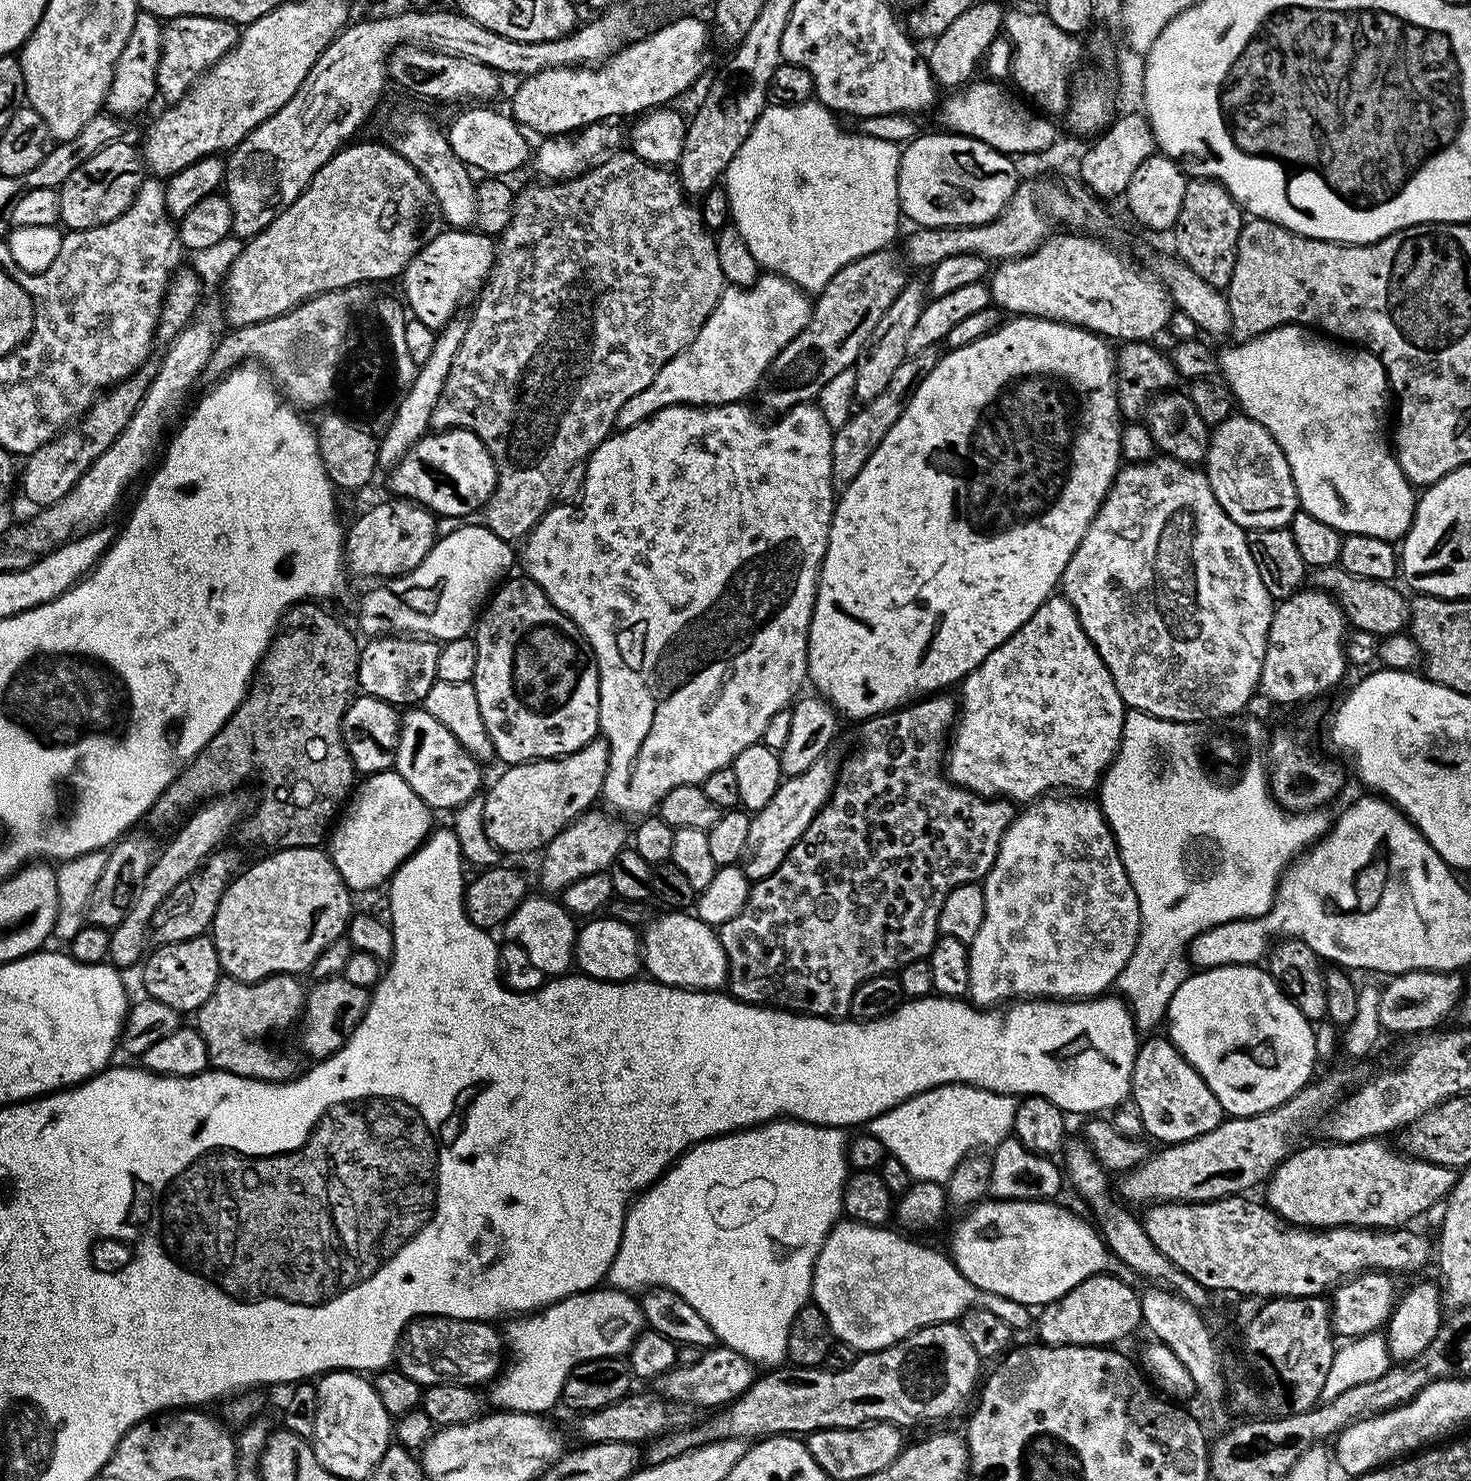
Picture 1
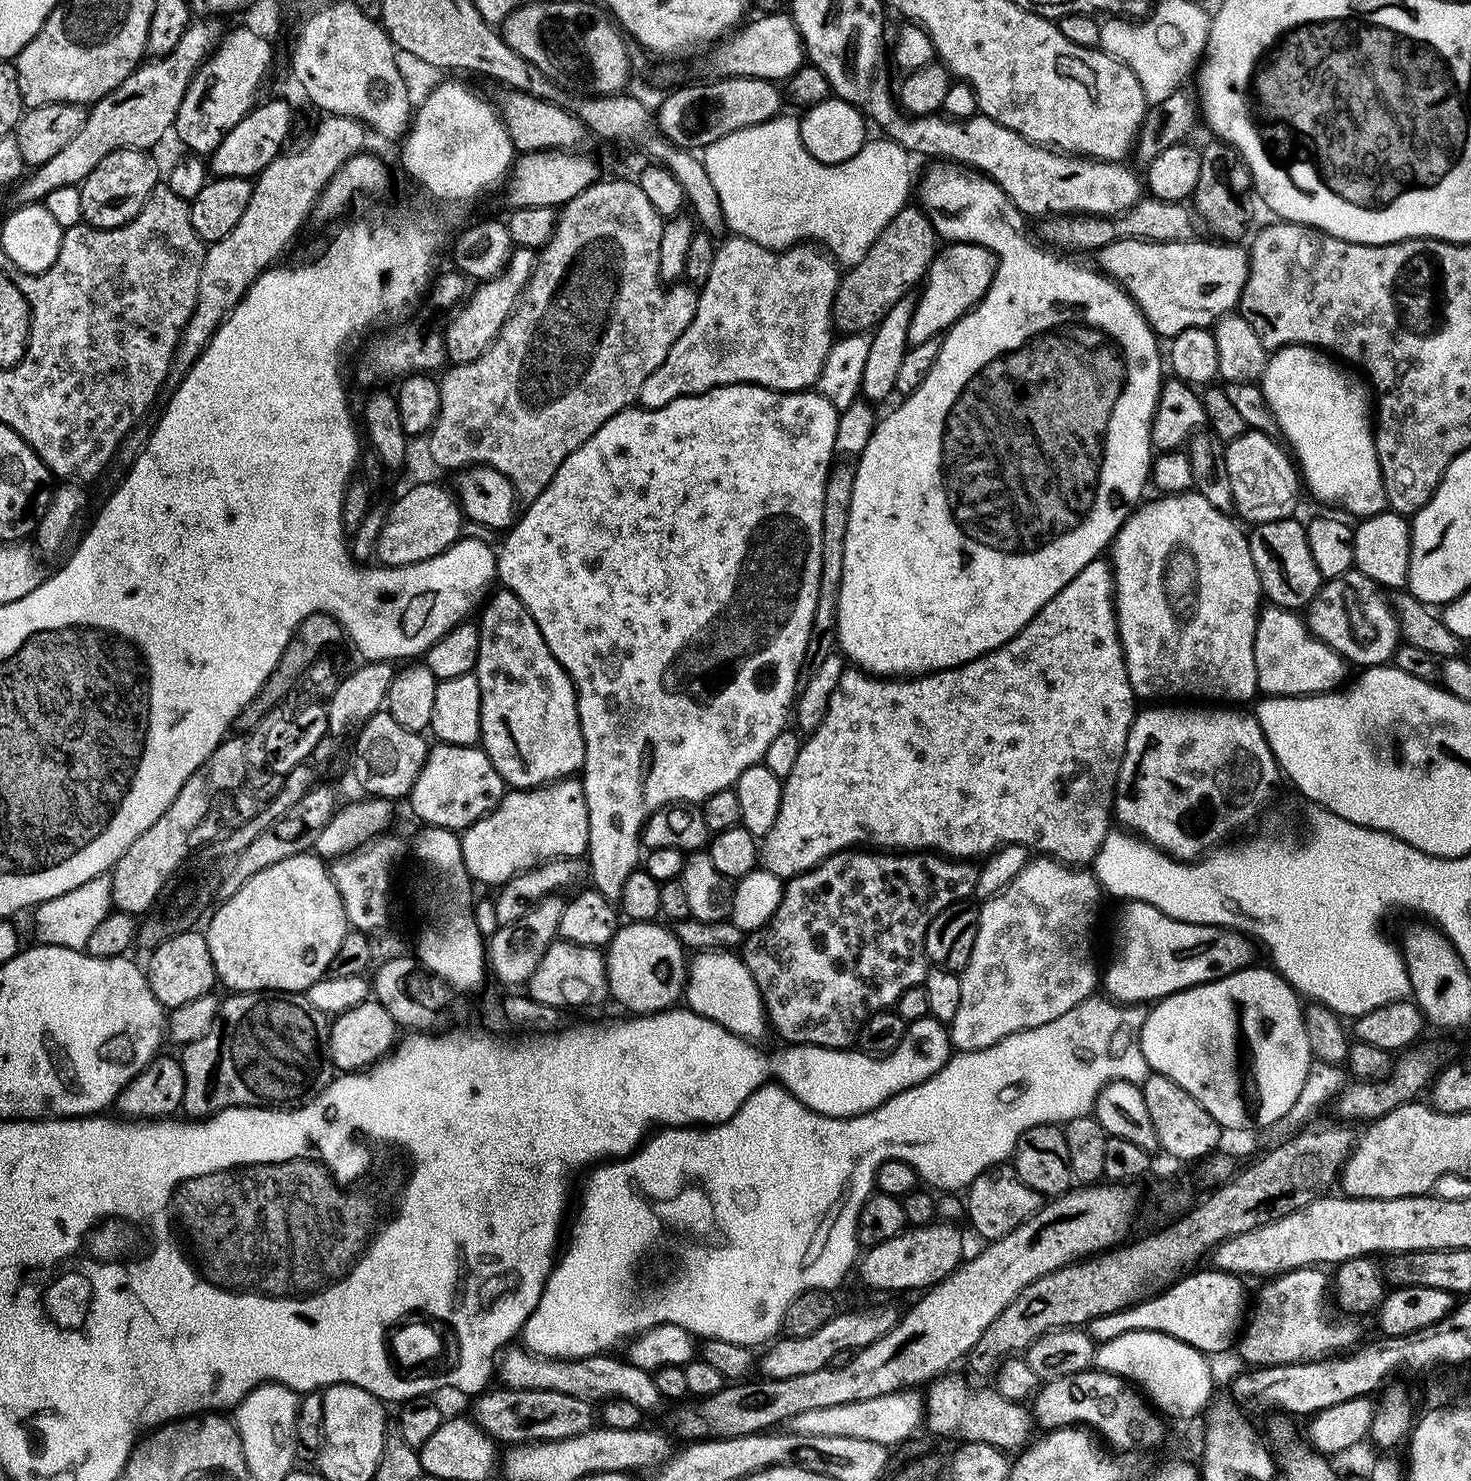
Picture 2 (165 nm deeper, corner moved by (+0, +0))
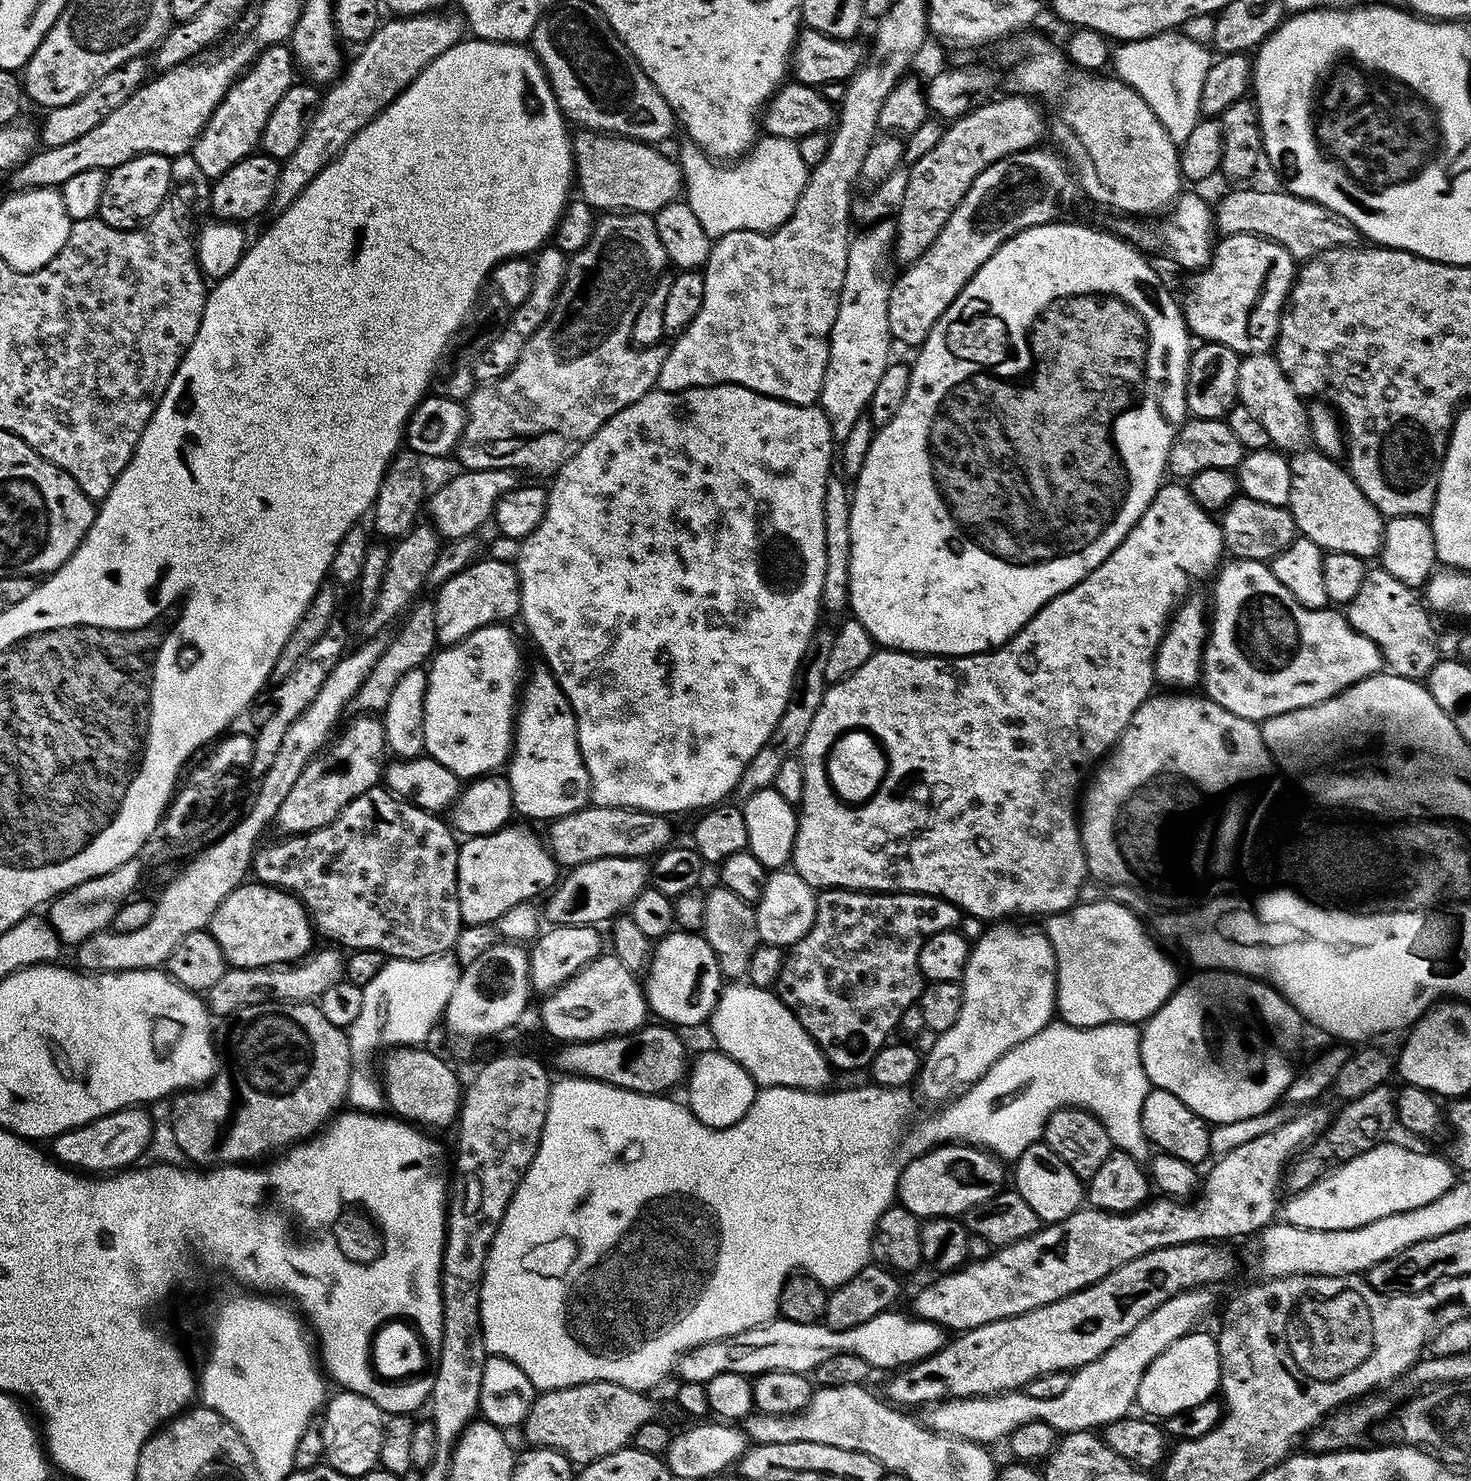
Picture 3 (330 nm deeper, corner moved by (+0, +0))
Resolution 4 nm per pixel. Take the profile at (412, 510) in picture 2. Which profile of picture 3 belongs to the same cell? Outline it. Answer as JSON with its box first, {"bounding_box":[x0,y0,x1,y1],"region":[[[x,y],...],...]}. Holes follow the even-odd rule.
{"bounding_box":[426,468,518,541],"region":[[[511,468],[474,470],[473,472],[460,470],[457,473],[453,480],[446,481],[436,493],[433,491],[426,500],[427,519],[445,541],[479,533],[479,528],[487,520],[489,523],[493,519],[498,498],[502,498],[502,494],[518,487],[517,473]]]}

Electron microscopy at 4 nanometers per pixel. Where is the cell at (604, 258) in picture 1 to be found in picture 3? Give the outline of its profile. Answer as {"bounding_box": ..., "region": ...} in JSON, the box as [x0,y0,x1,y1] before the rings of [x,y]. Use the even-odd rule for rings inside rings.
{"bounding_box":[454,212,668,474],"region":[[[609,212],[601,215],[595,221],[589,241],[580,250],[571,253],[558,298],[554,302],[546,322],[542,322],[542,326],[532,335],[530,342],[526,342],[518,362],[514,362],[512,369],[502,378],[481,383],[476,391],[468,397],[464,433],[461,435],[460,441],[457,442],[454,451],[455,458],[460,459],[459,467],[469,472],[474,470],[494,470],[495,468],[511,468],[513,470],[529,468],[532,472],[555,474],[559,472],[560,467],[566,461],[574,458],[574,454],[578,454],[578,450],[582,450],[582,446],[586,442],[590,442],[590,438],[594,438],[594,434],[598,434],[598,430],[603,424],[610,422],[610,418],[614,418],[614,414],[626,410],[626,406],[638,402],[638,398],[642,398],[646,393],[653,391],[657,387],[660,378],[665,349],[660,346],[650,348],[635,347],[632,342],[632,327],[634,326],[634,318],[640,309],[640,304],[646,295],[646,285],[649,283],[648,276],[652,276],[651,278],[659,277],[665,271],[667,264],[668,255],[666,250],[662,250],[662,242],[658,239],[655,219],[649,213]]]}

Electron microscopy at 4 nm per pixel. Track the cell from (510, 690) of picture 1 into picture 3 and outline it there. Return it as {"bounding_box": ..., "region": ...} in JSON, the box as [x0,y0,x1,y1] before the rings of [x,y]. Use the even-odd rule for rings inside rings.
{"bounding_box":[506,666,592,822],"region":[[[539,666],[532,672],[532,677],[527,677],[526,687],[522,692],[522,707],[518,712],[518,723],[514,729],[514,747],[511,757],[506,765],[506,775],[510,782],[510,794],[512,795],[512,807],[517,813],[520,812],[524,816],[529,816],[532,820],[544,820],[543,822],[551,822],[562,818],[566,814],[574,814],[579,808],[589,807],[592,799],[592,779],[586,770],[586,762],[582,758],[582,750],[578,742],[578,734],[576,733],[576,719],[574,718],[574,710],[570,706],[570,702],[566,698],[566,694],[558,686],[558,682],[552,676],[551,670],[546,666]]]}

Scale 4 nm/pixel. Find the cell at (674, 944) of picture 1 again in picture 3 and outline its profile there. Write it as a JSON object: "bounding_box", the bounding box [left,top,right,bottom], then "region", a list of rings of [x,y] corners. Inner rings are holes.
{"bounding_box":[710,982,834,1090],"region":[[[728,982],[721,987],[720,997],[710,1017],[715,1047],[725,1052],[731,1060],[737,1060],[745,1073],[757,1080],[757,1085],[769,1088],[803,1088],[824,1090],[829,1087],[828,1079],[834,1075],[824,1052],[806,1034],[802,1022],[786,1007],[775,991],[762,988],[751,982]]]}

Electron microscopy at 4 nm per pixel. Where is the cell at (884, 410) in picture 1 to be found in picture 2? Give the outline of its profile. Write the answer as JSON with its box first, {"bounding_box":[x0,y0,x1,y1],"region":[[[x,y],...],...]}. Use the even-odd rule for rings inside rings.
{"bounding_box":[800,462,856,680],"region":[[[840,462],[826,478],[824,505],[822,506],[822,574],[818,578],[818,606],[814,606],[814,622],[810,622],[810,638],[806,654],[802,654],[800,680],[814,678],[814,670],[837,651],[836,627],[838,596],[842,590],[842,558],[846,558],[846,526],[850,522],[850,498],[854,494],[856,469],[851,463]]]}

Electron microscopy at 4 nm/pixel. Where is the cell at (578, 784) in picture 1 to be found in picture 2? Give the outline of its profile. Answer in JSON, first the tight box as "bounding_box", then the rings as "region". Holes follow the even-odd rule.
{"bounding_box":[459,779,588,886],"region":[[[579,779],[558,780],[555,784],[546,784],[543,788],[517,788],[505,791],[498,806],[488,815],[478,818],[470,827],[459,833],[460,849],[464,859],[464,868],[469,877],[480,884],[499,886],[514,878],[518,873],[537,868],[550,860],[561,858],[580,858],[588,850],[588,807],[584,785]]]}

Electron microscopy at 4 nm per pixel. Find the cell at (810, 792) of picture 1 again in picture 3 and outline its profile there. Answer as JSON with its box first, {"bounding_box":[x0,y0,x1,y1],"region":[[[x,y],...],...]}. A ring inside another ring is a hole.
{"bounding_box":[790,482,1225,922],"region":[[[1168,482],[1157,490],[1156,497],[1152,499],[1150,506],[1142,514],[1142,518],[1138,518],[1138,522],[1128,531],[1124,541],[1097,568],[1086,578],[1079,580],[1070,590],[1066,590],[1062,594],[1058,594],[1050,602],[1046,602],[1042,606],[1042,610],[1038,610],[1038,614],[1034,614],[1034,618],[1030,618],[1030,622],[1026,622],[1026,626],[1022,626],[1022,630],[1018,630],[1018,634],[1010,637],[1001,648],[993,648],[990,652],[979,652],[969,656],[954,656],[951,658],[946,656],[922,656],[918,652],[877,650],[873,652],[870,658],[866,658],[863,666],[858,666],[858,670],[854,670],[846,678],[829,683],[825,687],[822,706],[818,706],[818,714],[814,714],[814,722],[806,734],[806,742],[802,742],[798,753],[798,759],[802,762],[804,781],[802,782],[802,798],[798,805],[796,837],[794,838],[790,861],[791,867],[812,889],[848,888],[852,892],[915,892],[921,896],[940,896],[944,900],[951,902],[955,908],[959,908],[961,913],[968,915],[969,912],[970,915],[977,916],[980,920],[988,920],[984,922],[1000,922],[1005,918],[1020,916],[1047,918],[1054,912],[1066,911],[1066,909],[1072,907],[1073,904],[1081,899],[1080,887],[1083,886],[1084,880],[1086,881],[1088,876],[1088,863],[1084,857],[1084,847],[1080,841],[1078,793],[1081,791],[1086,777],[1093,771],[1094,765],[1103,761],[1109,751],[1115,748],[1116,742],[1126,730],[1130,718],[1134,718],[1137,706],[1143,704],[1149,696],[1153,695],[1154,688],[1152,688],[1152,684],[1154,685],[1154,677],[1156,675],[1156,648],[1164,638],[1164,633],[1174,609],[1185,599],[1186,593],[1189,591],[1189,589],[1187,590],[1188,572],[1192,576],[1204,576],[1207,572],[1212,571],[1212,573],[1215,573],[1218,565],[1221,563],[1220,556],[1223,557],[1225,555],[1224,539],[1222,538],[1222,530],[1219,523],[1202,506],[1198,506],[1198,502],[1194,502],[1194,498],[1189,494],[1187,487],[1183,483],[1172,483],[1176,484]]]}

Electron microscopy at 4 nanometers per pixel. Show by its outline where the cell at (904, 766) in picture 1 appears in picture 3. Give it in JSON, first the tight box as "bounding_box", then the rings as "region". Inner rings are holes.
{"bounding_box":[774,888,962,1072],"region":[[[848,888],[823,889],[816,897],[816,913],[808,932],[797,944],[791,945],[787,949],[784,965],[779,978],[776,979],[774,991],[780,1001],[798,1018],[798,1022],[802,1022],[806,1034],[810,1034],[813,1042],[823,1050],[824,1057],[827,1058],[833,1069],[845,1068],[848,1072],[854,1071],[855,1068],[867,1069],[869,1062],[874,1058],[874,1054],[879,1048],[883,1048],[885,1044],[889,1043],[888,1032],[895,1033],[897,1031],[902,1014],[911,1004],[917,1003],[920,999],[926,981],[918,966],[918,954],[922,950],[926,938],[936,932],[953,931],[959,925],[956,923],[960,919],[962,919],[960,909],[955,908],[951,902],[940,896],[921,896],[915,892],[852,892]]]}

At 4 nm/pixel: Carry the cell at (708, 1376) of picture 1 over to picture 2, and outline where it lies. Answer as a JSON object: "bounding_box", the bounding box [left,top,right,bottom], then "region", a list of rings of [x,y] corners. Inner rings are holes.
{"bounding_box":[758,1304,901,1380],"region":[[[884,1304],[881,1308],[860,1308],[857,1312],[837,1311],[826,1326],[814,1330],[814,1334],[806,1334],[806,1338],[794,1338],[781,1335],[771,1341],[768,1353],[759,1357],[758,1368],[769,1380],[781,1380],[782,1378],[795,1378],[798,1374],[814,1374],[814,1370],[822,1370],[831,1365],[834,1354],[841,1350],[857,1350],[870,1346],[878,1338],[882,1338],[900,1320],[901,1313],[895,1312],[890,1305]]]}

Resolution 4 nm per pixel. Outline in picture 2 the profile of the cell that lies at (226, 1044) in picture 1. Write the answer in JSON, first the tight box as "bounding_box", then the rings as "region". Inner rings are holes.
{"bounding_box":[178,992,334,1118],"region":[[[237,992],[225,995],[220,1001],[216,1021],[212,1023],[210,1030],[206,1030],[206,1034],[198,1042],[183,1045],[181,1052],[184,1053],[179,1053],[178,1059],[182,1066],[182,1074],[186,1078],[183,1111],[192,1118],[207,1118],[227,1108],[291,1108],[314,1099],[334,1078],[328,1045],[329,1027],[329,1017],[325,1016],[322,1010],[318,1010],[318,1006],[310,1003],[307,995],[298,992]]]}

